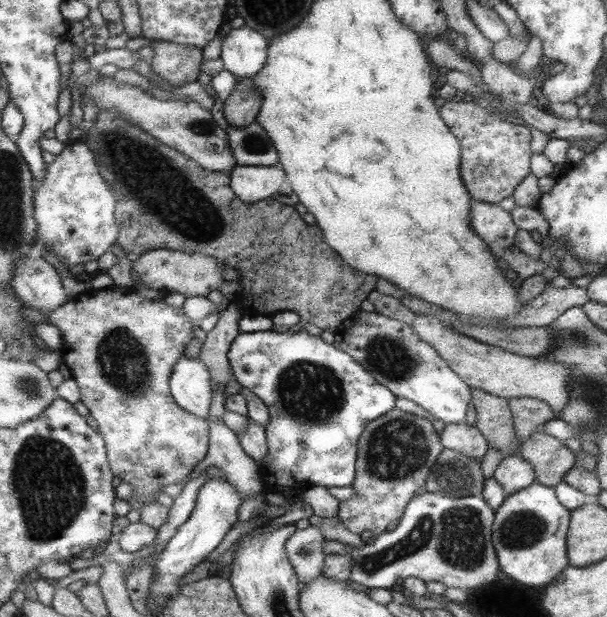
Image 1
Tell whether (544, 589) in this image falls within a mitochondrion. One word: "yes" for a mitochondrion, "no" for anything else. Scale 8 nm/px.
no

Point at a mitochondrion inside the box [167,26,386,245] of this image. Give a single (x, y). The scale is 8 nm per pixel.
(253, 144)

